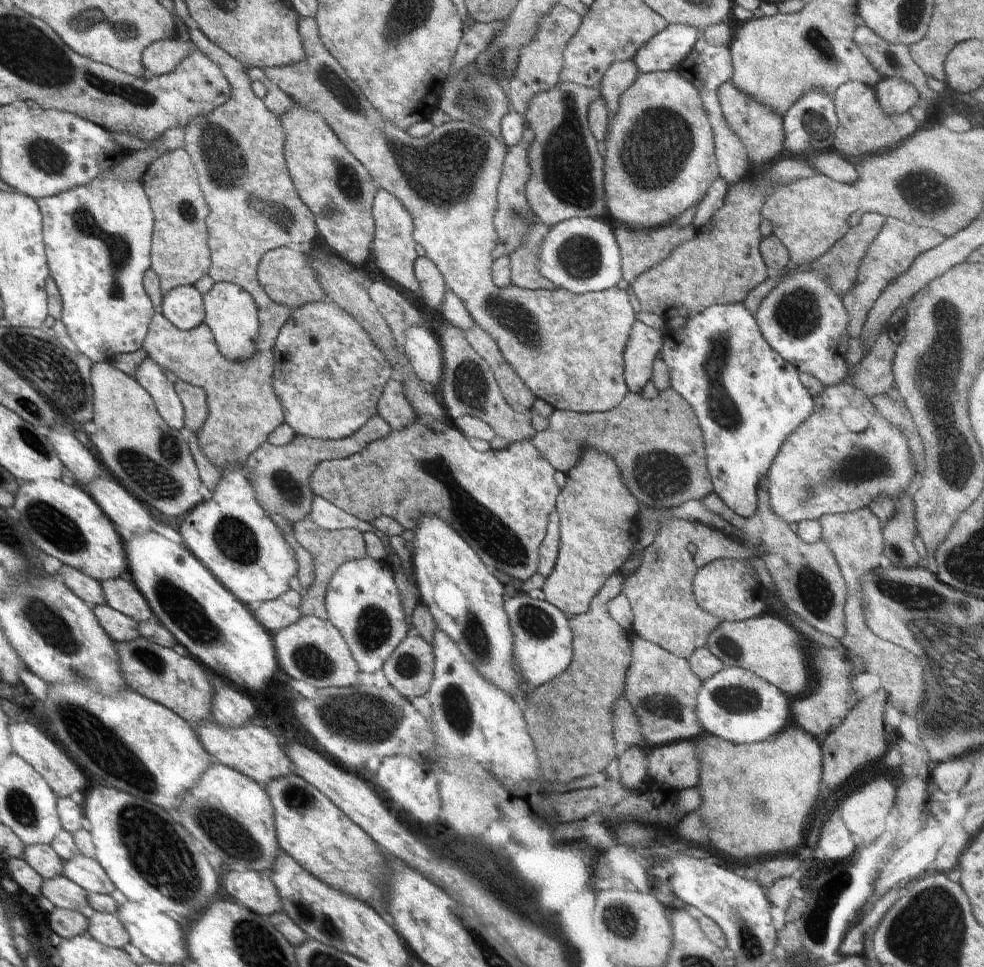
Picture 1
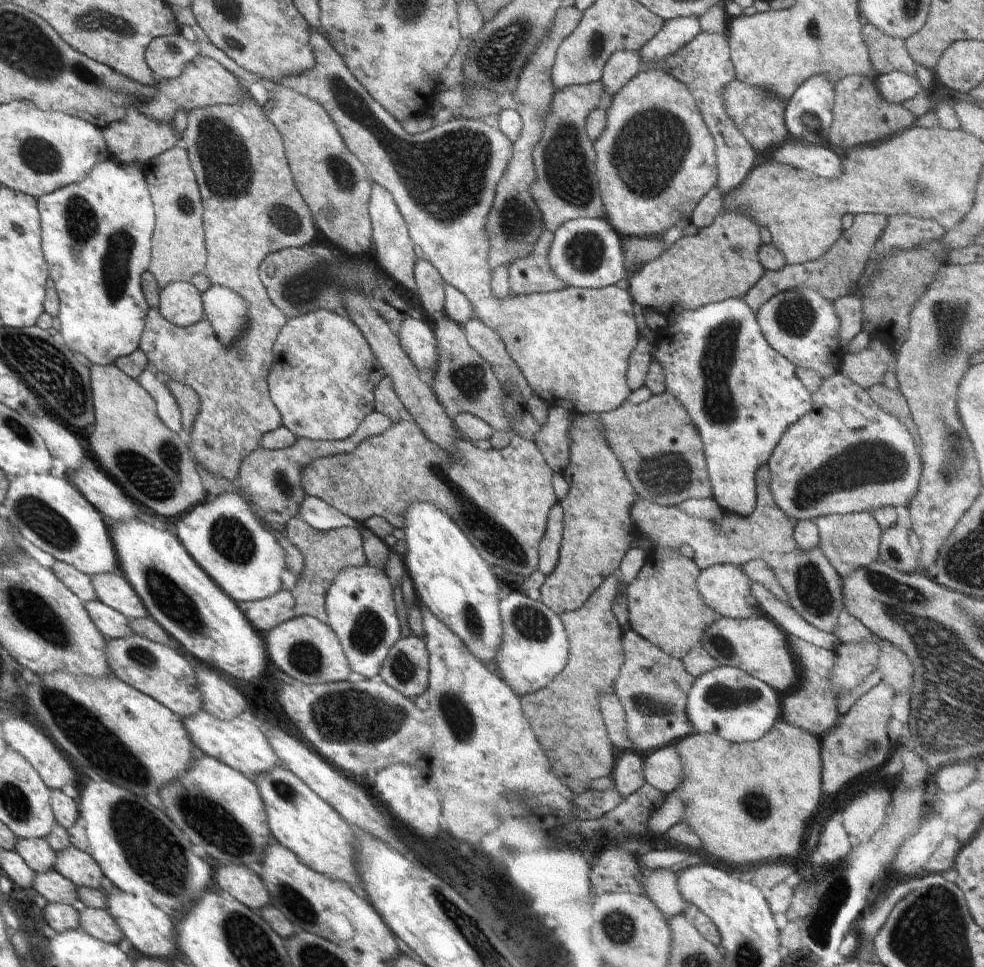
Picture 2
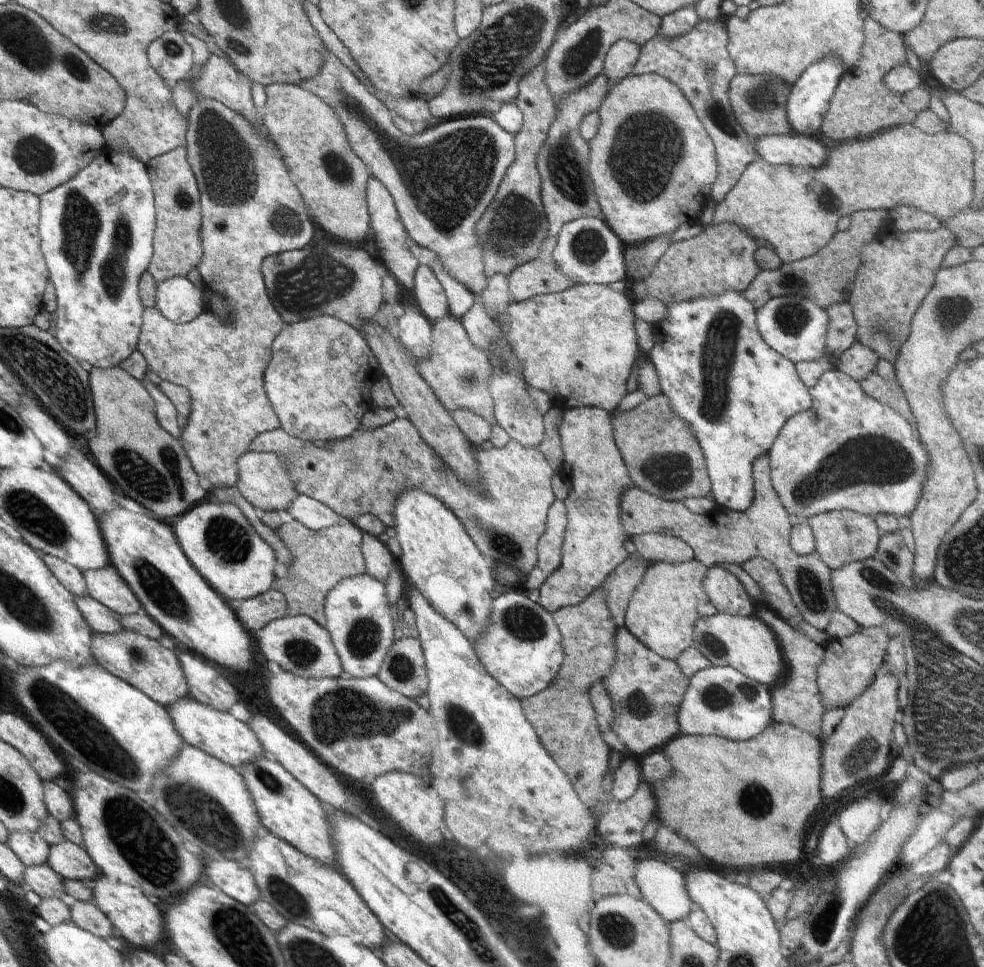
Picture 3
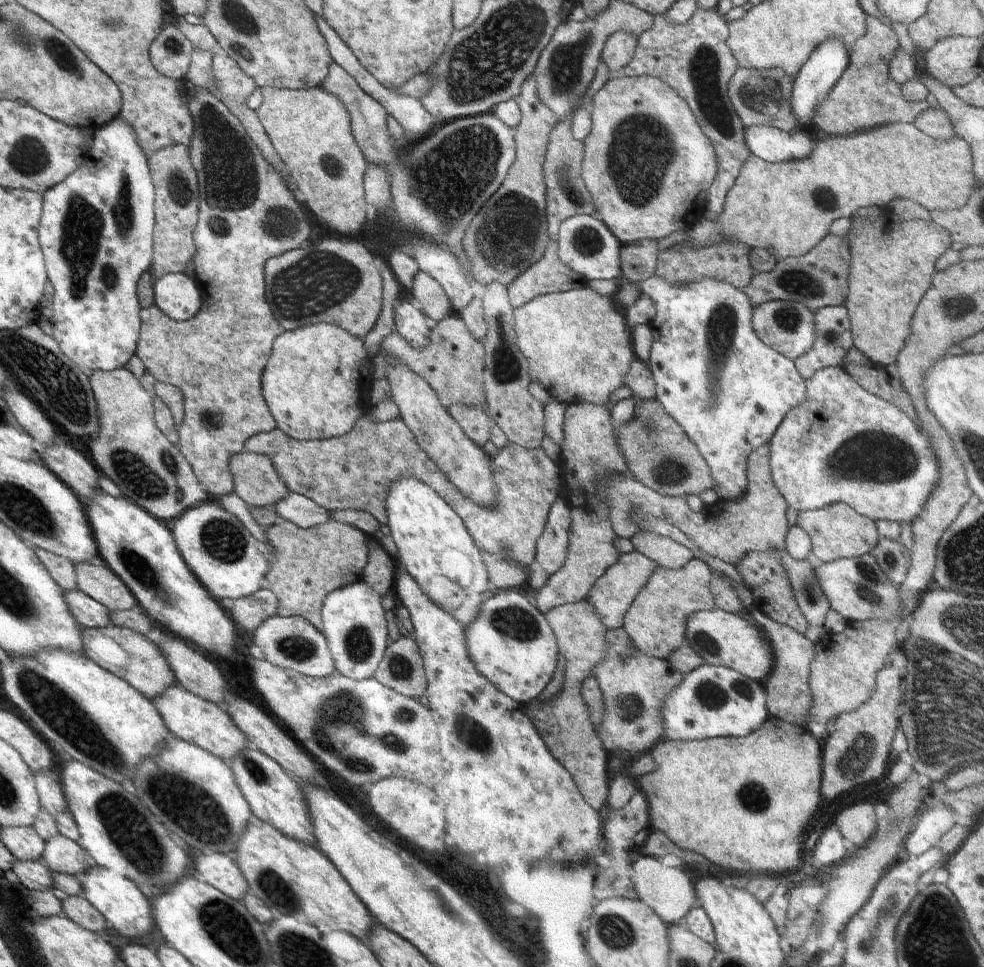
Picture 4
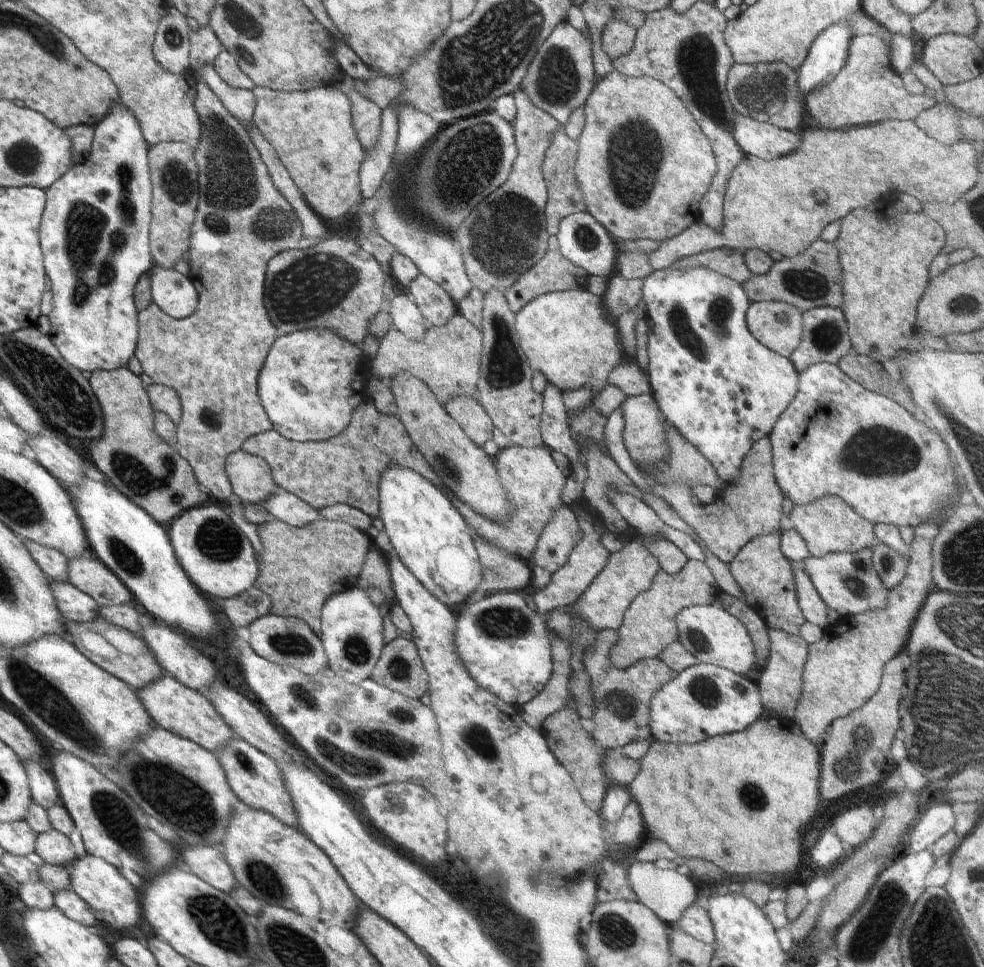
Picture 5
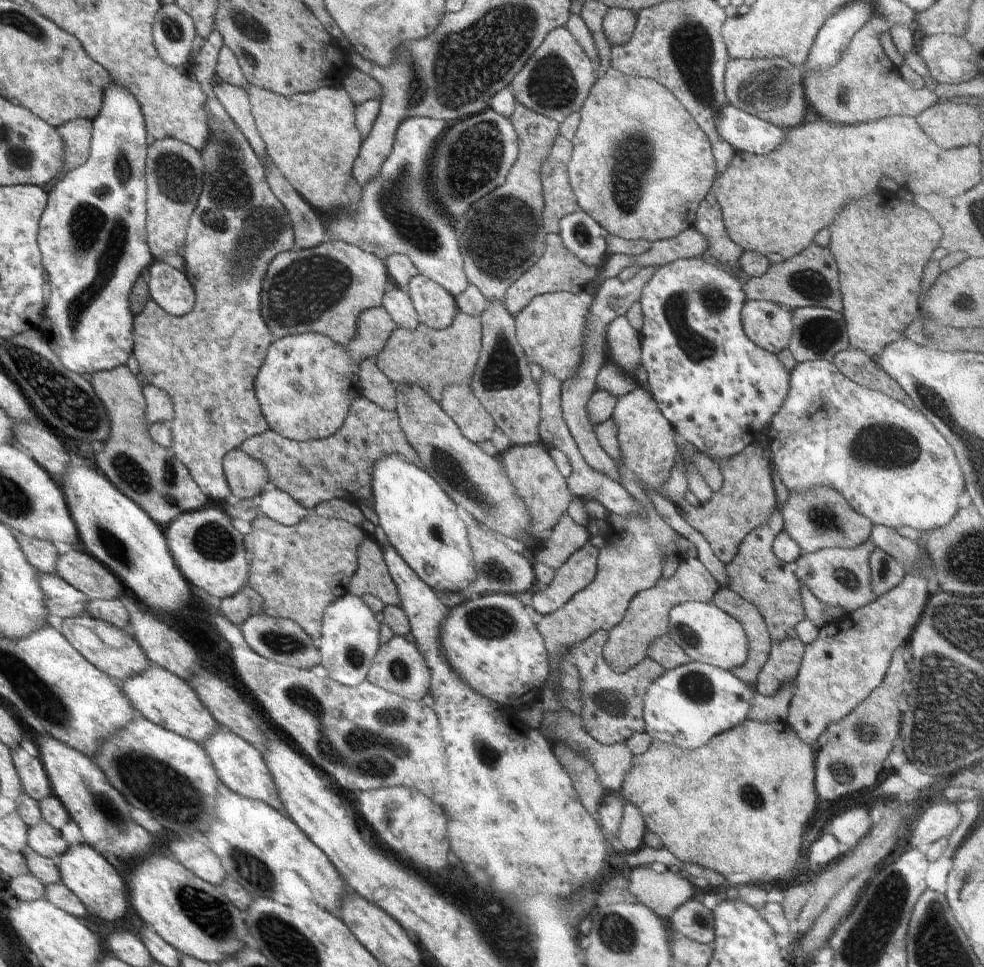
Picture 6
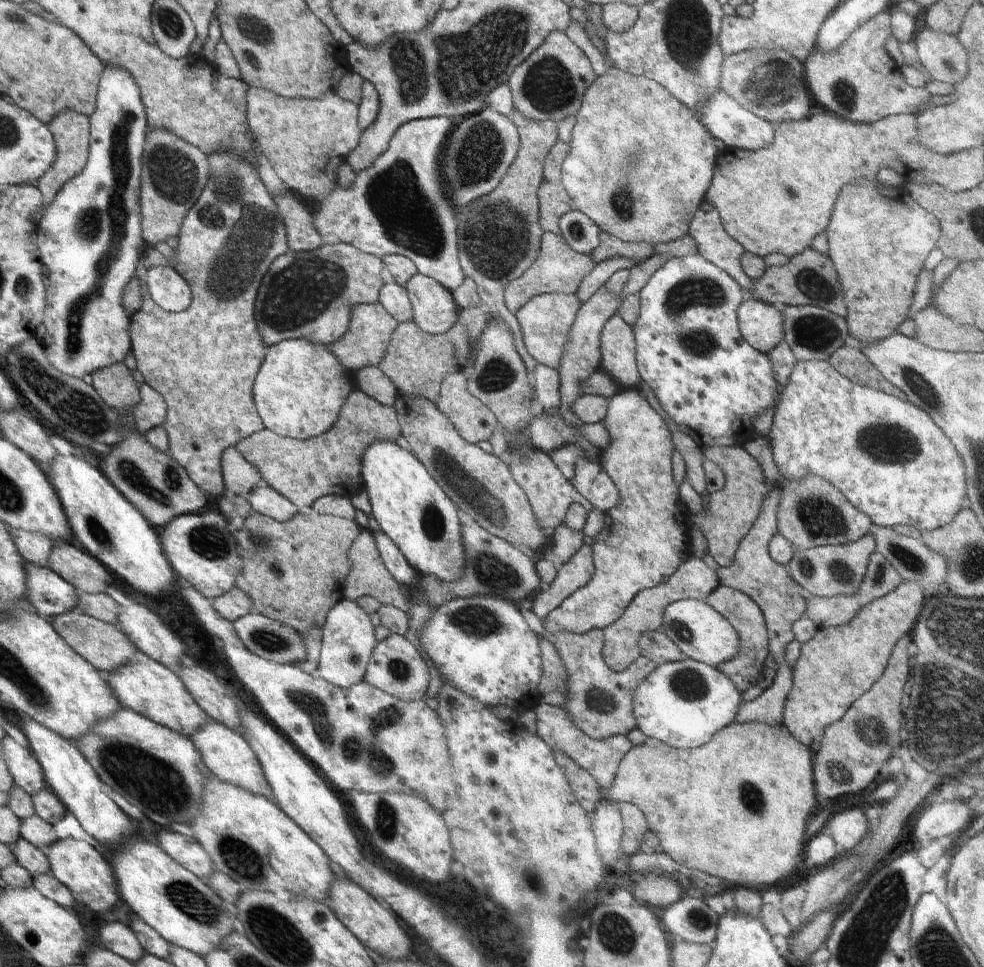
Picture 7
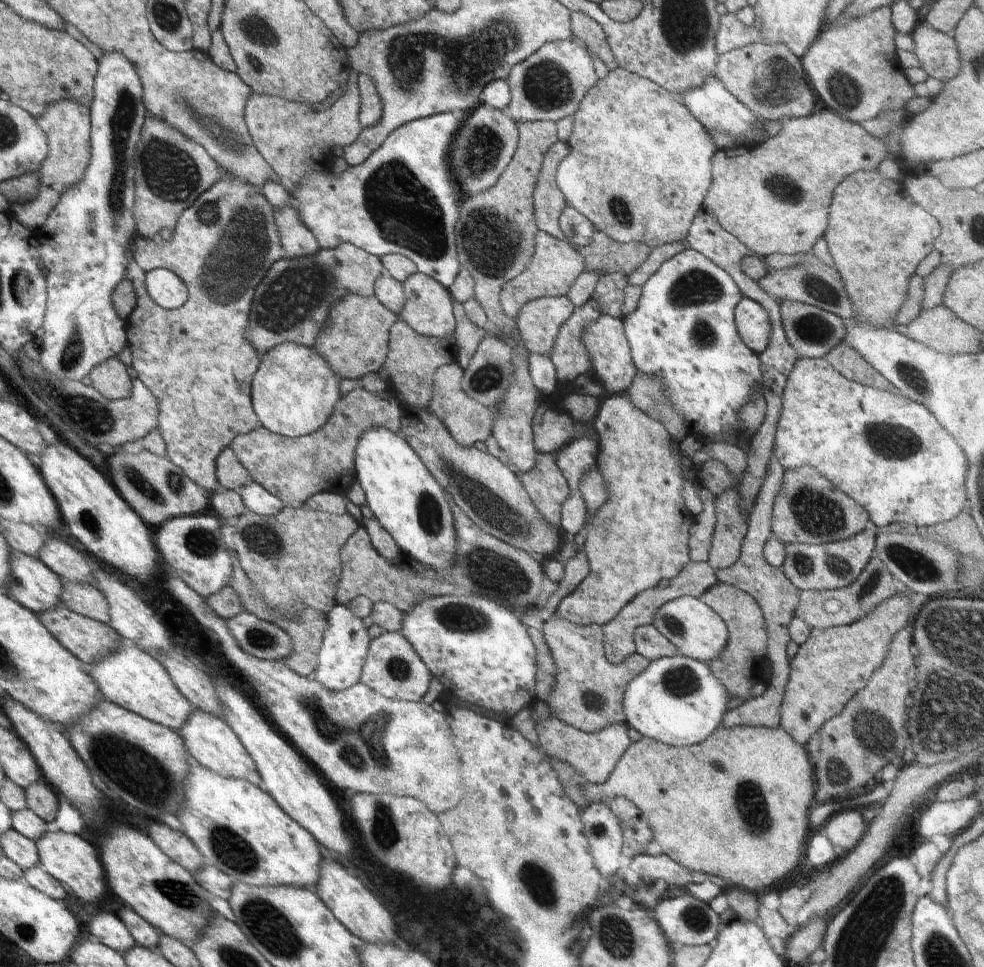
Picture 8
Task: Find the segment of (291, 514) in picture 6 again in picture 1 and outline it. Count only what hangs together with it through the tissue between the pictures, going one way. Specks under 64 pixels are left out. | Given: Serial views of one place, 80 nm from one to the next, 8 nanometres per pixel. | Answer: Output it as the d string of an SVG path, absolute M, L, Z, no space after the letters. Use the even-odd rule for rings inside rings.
M320 496L312 498L312 506L310 506L308 518L316 526L328 531L355 529L362 533L367 531L374 533L374 530L376 530L371 523L364 522L348 514L348 512L340 510L340 508L337 508Z

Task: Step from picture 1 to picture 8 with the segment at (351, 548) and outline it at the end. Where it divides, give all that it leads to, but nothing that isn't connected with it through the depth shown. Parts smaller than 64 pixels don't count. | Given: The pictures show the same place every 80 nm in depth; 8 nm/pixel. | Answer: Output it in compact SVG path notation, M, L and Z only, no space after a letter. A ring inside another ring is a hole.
M286 507L275 517L262 516L248 510L239 516L238 523L234 526L236 533L232 538L232 551L239 559L242 570L273 609L284 614L290 612L292 615L315 610L325 618L329 610L337 604L335 592L343 574L341 548L359 526L360 523L350 514L335 515L307 507Z

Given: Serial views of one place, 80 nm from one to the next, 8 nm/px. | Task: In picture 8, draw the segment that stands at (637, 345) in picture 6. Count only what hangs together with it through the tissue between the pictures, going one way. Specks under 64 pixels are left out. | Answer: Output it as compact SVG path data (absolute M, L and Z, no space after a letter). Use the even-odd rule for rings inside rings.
M602 315L585 327L583 336L585 347L591 356L593 375L602 382L605 390L613 393L608 396L602 406L598 400L588 395L572 392L561 396L558 405L576 421L592 422L598 434L599 451L597 452L597 469L601 472L609 490L609 501L599 508L593 522L585 524L586 541L583 547L566 562L546 558L541 564L545 576L558 582L558 590L545 596L545 604L537 611L520 612L521 623L526 627L541 629L542 622L558 617L580 626L605 625L626 606L637 594L644 593L657 586L662 578L673 579L691 561L689 555L689 528L695 516L684 505L682 484L688 480L693 486L700 485L700 476L693 469L693 463L680 455L676 455L671 447L672 438L668 431L649 414L632 404L626 390L632 385L637 375L631 348L626 338L621 319L610 315Z

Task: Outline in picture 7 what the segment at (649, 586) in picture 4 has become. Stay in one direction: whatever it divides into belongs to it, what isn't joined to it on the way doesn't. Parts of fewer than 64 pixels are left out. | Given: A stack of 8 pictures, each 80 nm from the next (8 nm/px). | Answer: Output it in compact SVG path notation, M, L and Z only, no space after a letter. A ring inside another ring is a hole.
M694 556L683 560L668 582L661 582L655 587L638 592L626 607L624 614L614 624L604 629L603 659L606 664L617 673L625 671L633 662L642 657L639 638L646 631L662 630L664 611L669 604L682 599L704 601L718 585L720 585L719 578L704 561Z

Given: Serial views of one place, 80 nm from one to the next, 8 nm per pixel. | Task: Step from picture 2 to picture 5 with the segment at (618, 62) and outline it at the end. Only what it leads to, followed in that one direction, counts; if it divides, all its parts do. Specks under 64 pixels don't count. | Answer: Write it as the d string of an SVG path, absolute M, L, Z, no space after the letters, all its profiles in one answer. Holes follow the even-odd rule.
M612 20L603 28L602 46L604 52L614 60L627 55L634 46L637 30L628 23Z

